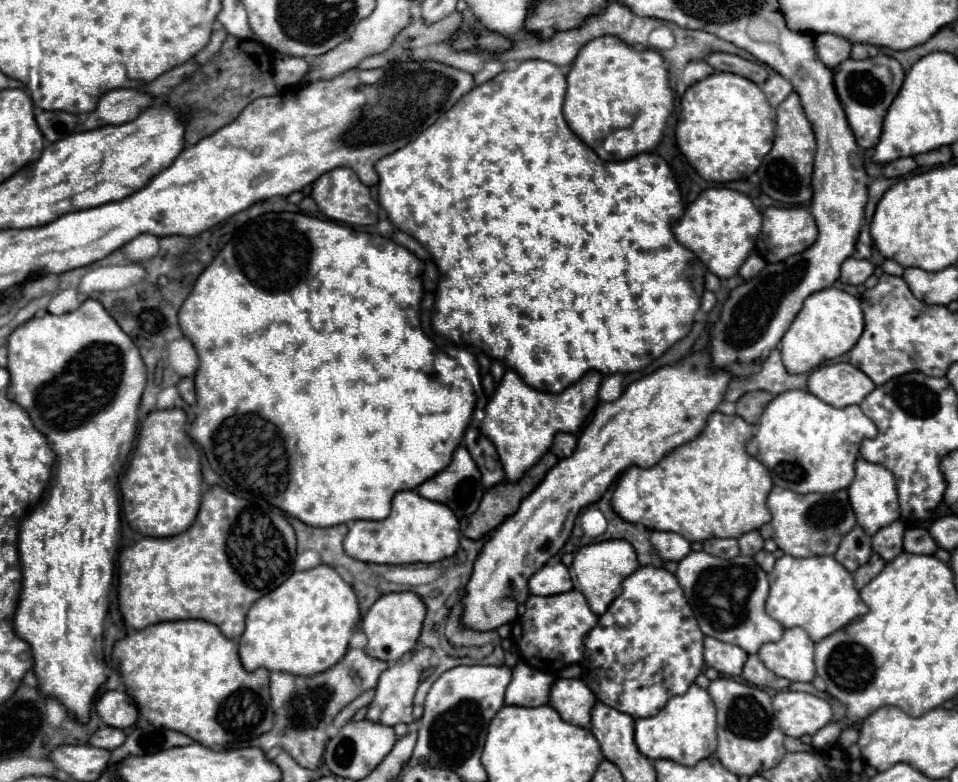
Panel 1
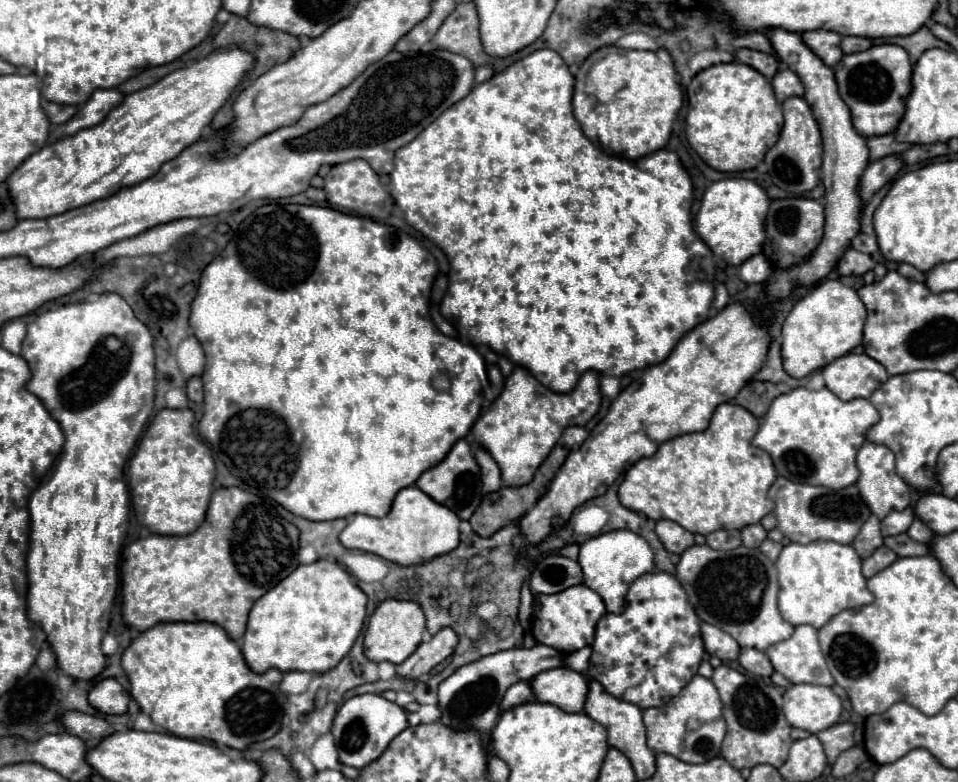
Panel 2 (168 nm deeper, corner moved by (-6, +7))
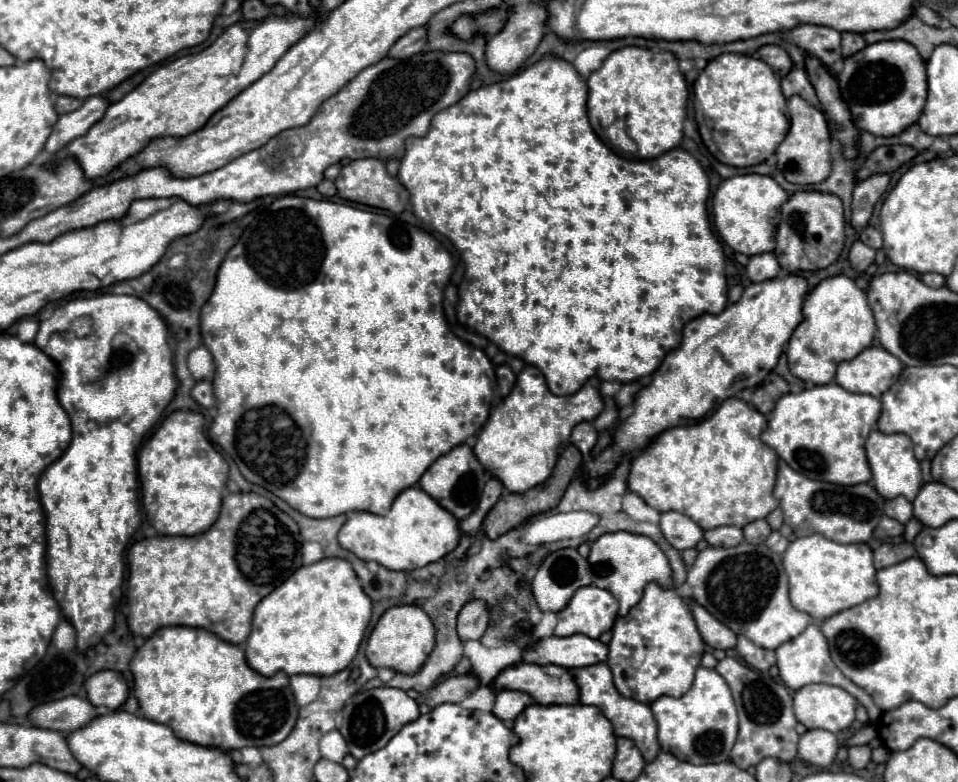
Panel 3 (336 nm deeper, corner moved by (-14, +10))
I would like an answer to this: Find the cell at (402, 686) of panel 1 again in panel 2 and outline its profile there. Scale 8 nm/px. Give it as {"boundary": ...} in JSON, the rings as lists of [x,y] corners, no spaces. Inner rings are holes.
{"boundary":[[[451,627],[441,629],[429,643],[421,643],[407,661],[397,665],[397,675],[411,679],[427,675],[437,663],[445,661],[455,651],[457,643],[459,635],[455,635]]]}

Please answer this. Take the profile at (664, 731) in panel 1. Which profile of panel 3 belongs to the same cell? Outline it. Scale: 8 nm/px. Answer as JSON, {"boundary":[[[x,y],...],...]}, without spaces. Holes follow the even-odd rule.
{"boundary":[[[699,666],[695,672],[695,682],[687,694],[681,698],[661,696],[651,702],[651,710],[657,720],[661,748],[689,760],[691,764],[729,760],[729,752],[737,738],[737,710],[727,682],[715,670]]]}

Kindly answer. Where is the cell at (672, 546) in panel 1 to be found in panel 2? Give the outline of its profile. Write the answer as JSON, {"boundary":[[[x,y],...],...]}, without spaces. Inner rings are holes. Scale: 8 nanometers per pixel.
{"boundary":[[[661,519],[657,521],[657,527],[655,527],[655,533],[659,535],[661,543],[665,545],[665,549],[669,553],[677,553],[681,555],[687,547],[693,545],[693,533],[683,529],[679,523],[675,521],[667,521],[667,519]]]}

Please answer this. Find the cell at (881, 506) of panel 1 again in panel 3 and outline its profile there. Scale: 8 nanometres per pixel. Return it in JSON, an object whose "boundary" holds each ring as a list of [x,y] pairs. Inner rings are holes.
{"boundary":[[[873,430],[867,438],[865,450],[867,450],[867,460],[873,472],[871,484],[875,486],[875,490],[885,500],[905,496],[909,502],[913,502],[921,490],[921,470],[919,470],[919,462],[913,456],[911,440],[903,434],[883,434],[879,430]]]}

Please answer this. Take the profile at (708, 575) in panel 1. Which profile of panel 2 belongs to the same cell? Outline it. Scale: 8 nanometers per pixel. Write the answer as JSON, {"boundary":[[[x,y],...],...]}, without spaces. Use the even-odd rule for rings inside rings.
{"boundary":[[[693,545],[681,555],[675,577],[683,585],[697,617],[729,633],[741,647],[753,647],[759,651],[767,651],[767,647],[779,641],[785,641],[793,635],[795,627],[787,623],[777,609],[777,593],[779,593],[777,567],[759,549],[747,549],[741,545],[733,551],[715,551],[709,545]]]}

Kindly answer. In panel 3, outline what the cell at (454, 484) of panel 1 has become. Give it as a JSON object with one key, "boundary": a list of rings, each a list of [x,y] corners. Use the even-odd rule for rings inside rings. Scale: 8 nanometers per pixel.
{"boundary":[[[461,444],[457,448],[453,448],[449,454],[437,458],[429,470],[421,476],[419,486],[431,496],[435,498],[445,510],[449,510],[457,520],[465,520],[467,516],[471,516],[477,510],[479,504],[479,496],[483,492],[483,486],[487,482],[487,472],[485,468],[479,464],[479,460],[475,458],[471,446]]]}

